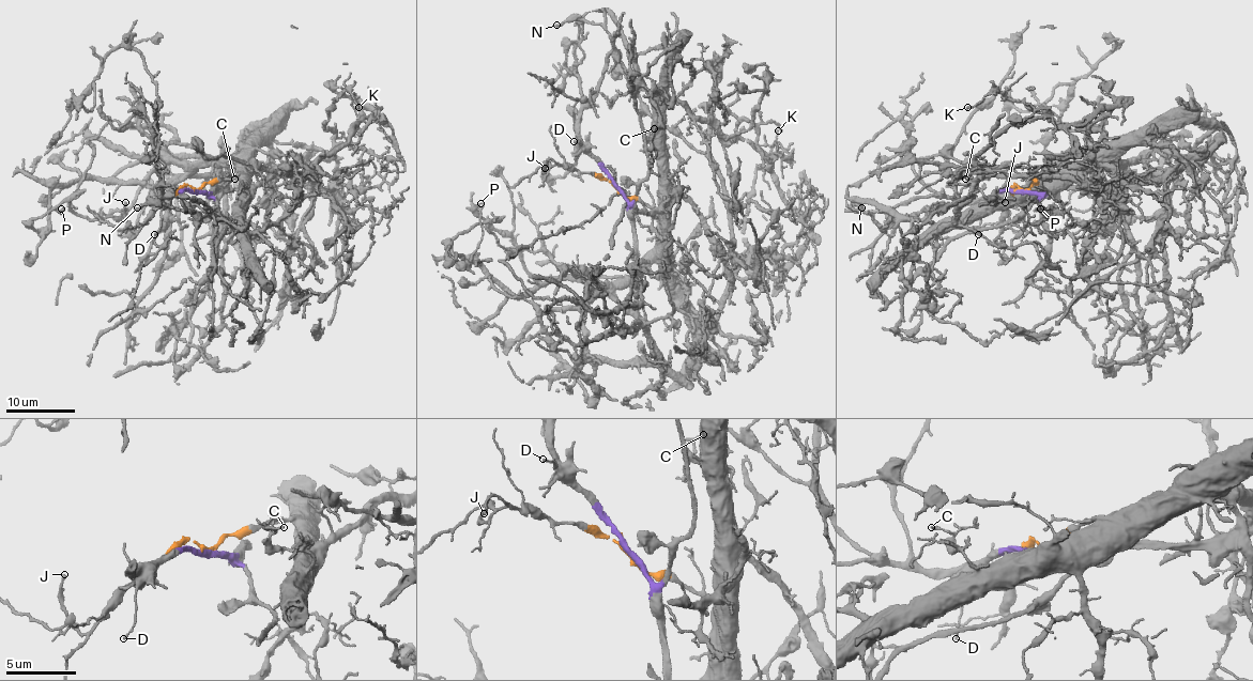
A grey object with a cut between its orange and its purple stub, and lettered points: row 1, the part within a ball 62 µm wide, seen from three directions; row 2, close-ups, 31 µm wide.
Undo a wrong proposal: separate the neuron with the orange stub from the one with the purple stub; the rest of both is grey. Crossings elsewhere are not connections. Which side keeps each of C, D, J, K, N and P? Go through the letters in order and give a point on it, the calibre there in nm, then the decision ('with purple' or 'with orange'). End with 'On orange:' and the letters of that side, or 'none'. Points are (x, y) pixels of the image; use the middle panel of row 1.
C: place (654, 128); calibre 90 nm; with orange
D: place (574, 141); calibre 120 nm; with purple
J: place (545, 168); calibre 180 nm; with orange
K: place (778, 130); calibre 140 nm; with orange
N: place (556, 25); calibre 180 nm; with purple
P: place (480, 203); calibre 120 nm; with purple
On orange: C, J, K

